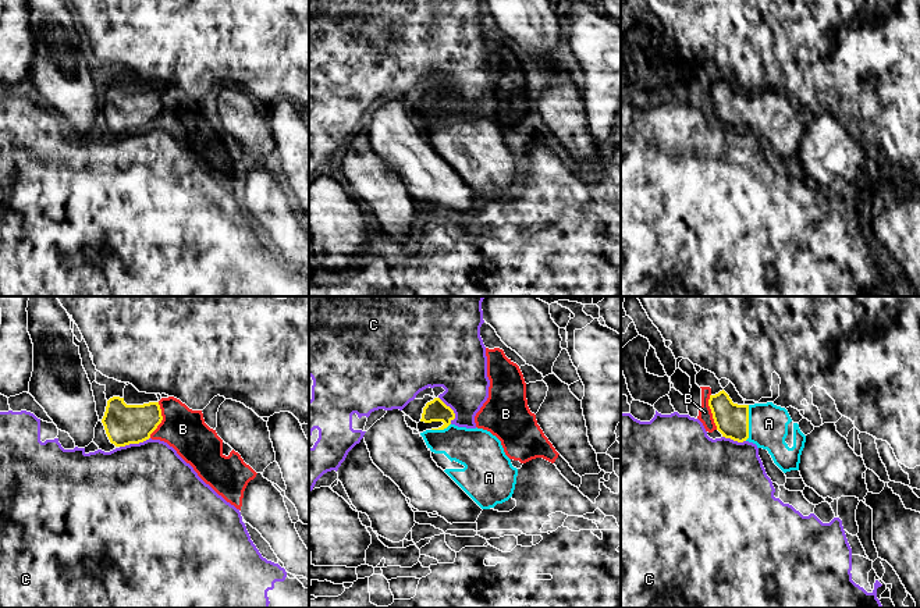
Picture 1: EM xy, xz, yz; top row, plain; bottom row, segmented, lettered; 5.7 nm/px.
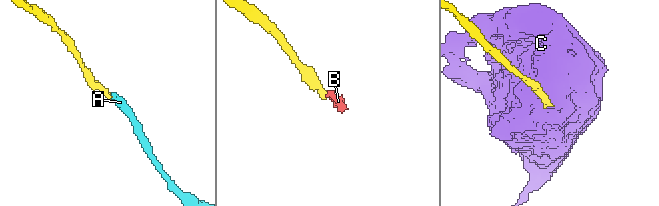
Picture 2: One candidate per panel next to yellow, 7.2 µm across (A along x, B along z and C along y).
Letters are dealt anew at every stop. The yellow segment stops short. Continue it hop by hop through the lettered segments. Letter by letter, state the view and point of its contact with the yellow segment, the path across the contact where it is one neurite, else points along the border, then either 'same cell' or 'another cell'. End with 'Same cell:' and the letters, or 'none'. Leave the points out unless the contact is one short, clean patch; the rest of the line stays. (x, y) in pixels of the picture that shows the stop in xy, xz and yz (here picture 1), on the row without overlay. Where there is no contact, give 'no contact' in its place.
A: meets yellow in yz at (748, 112); runs through yz (731, 107), (748, 112), (768, 112); same cell
B: meets yellow in xy at (162, 107); border along xy (159, 91), (162, 110), (149, 125); another cell
C: meets yellow in xy at (134, 131); another cell
Same cell: A

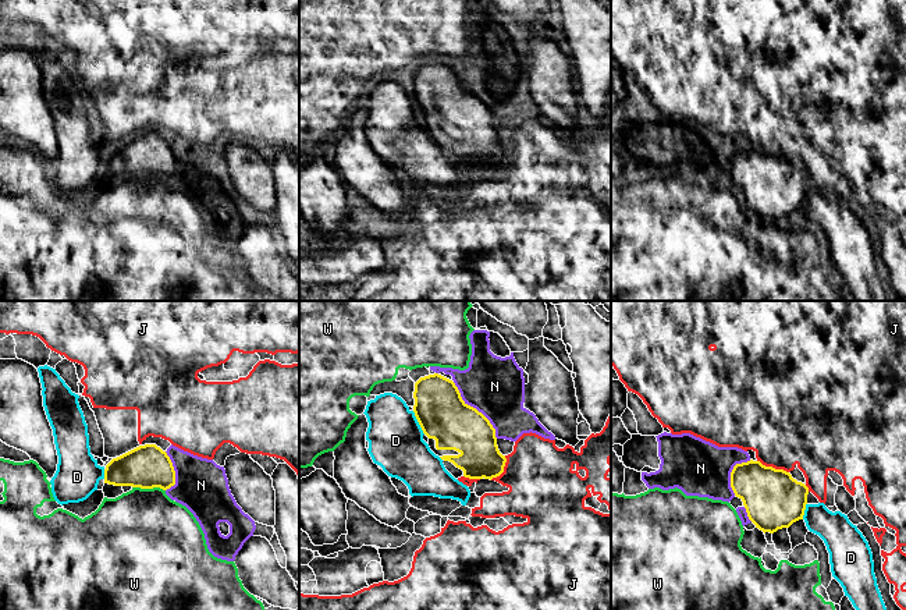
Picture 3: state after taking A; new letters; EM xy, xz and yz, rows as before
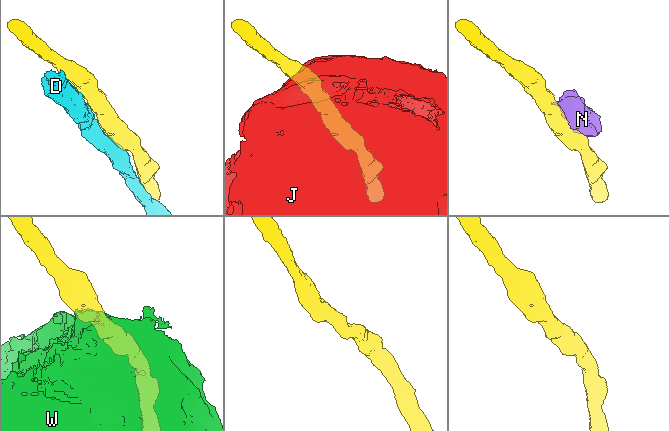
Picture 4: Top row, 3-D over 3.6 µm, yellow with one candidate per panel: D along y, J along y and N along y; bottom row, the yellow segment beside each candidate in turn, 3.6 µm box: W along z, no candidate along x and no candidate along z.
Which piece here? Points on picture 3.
D: meets yellow in xz at (418, 109); another cell
J: meets yellow in yz at (771, 155); another cell
N: meets yellow in xz at (475, 96); another cell
W: meets yellow in xy at (149, 176); another cell
Same cell: none

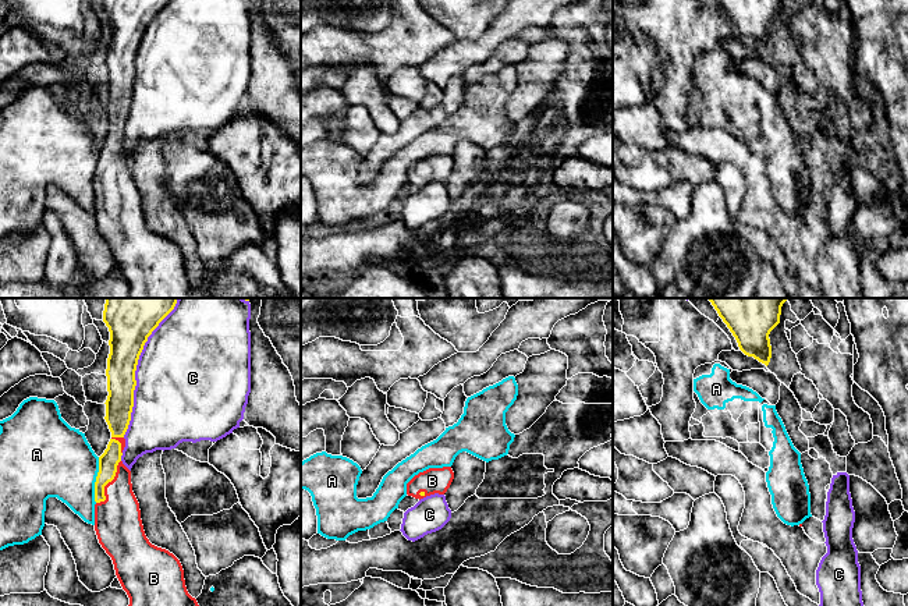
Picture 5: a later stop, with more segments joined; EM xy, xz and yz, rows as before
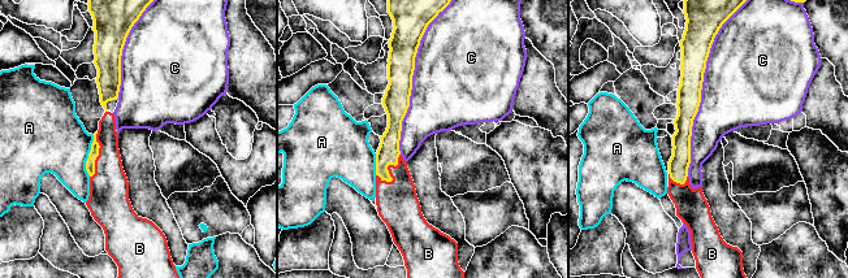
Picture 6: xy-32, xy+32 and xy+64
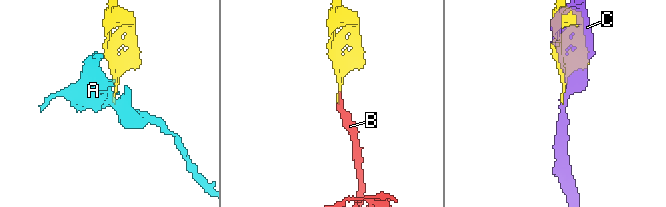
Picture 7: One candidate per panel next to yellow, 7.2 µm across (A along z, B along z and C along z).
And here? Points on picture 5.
A: meets yellow in xy at (96, 167); border along xy (99, 145), (95, 190); another cell
B: meets yellow in xy at (107, 170); same cell
C: meets yellow in xy at (134, 63); another cell
Same cell: B

